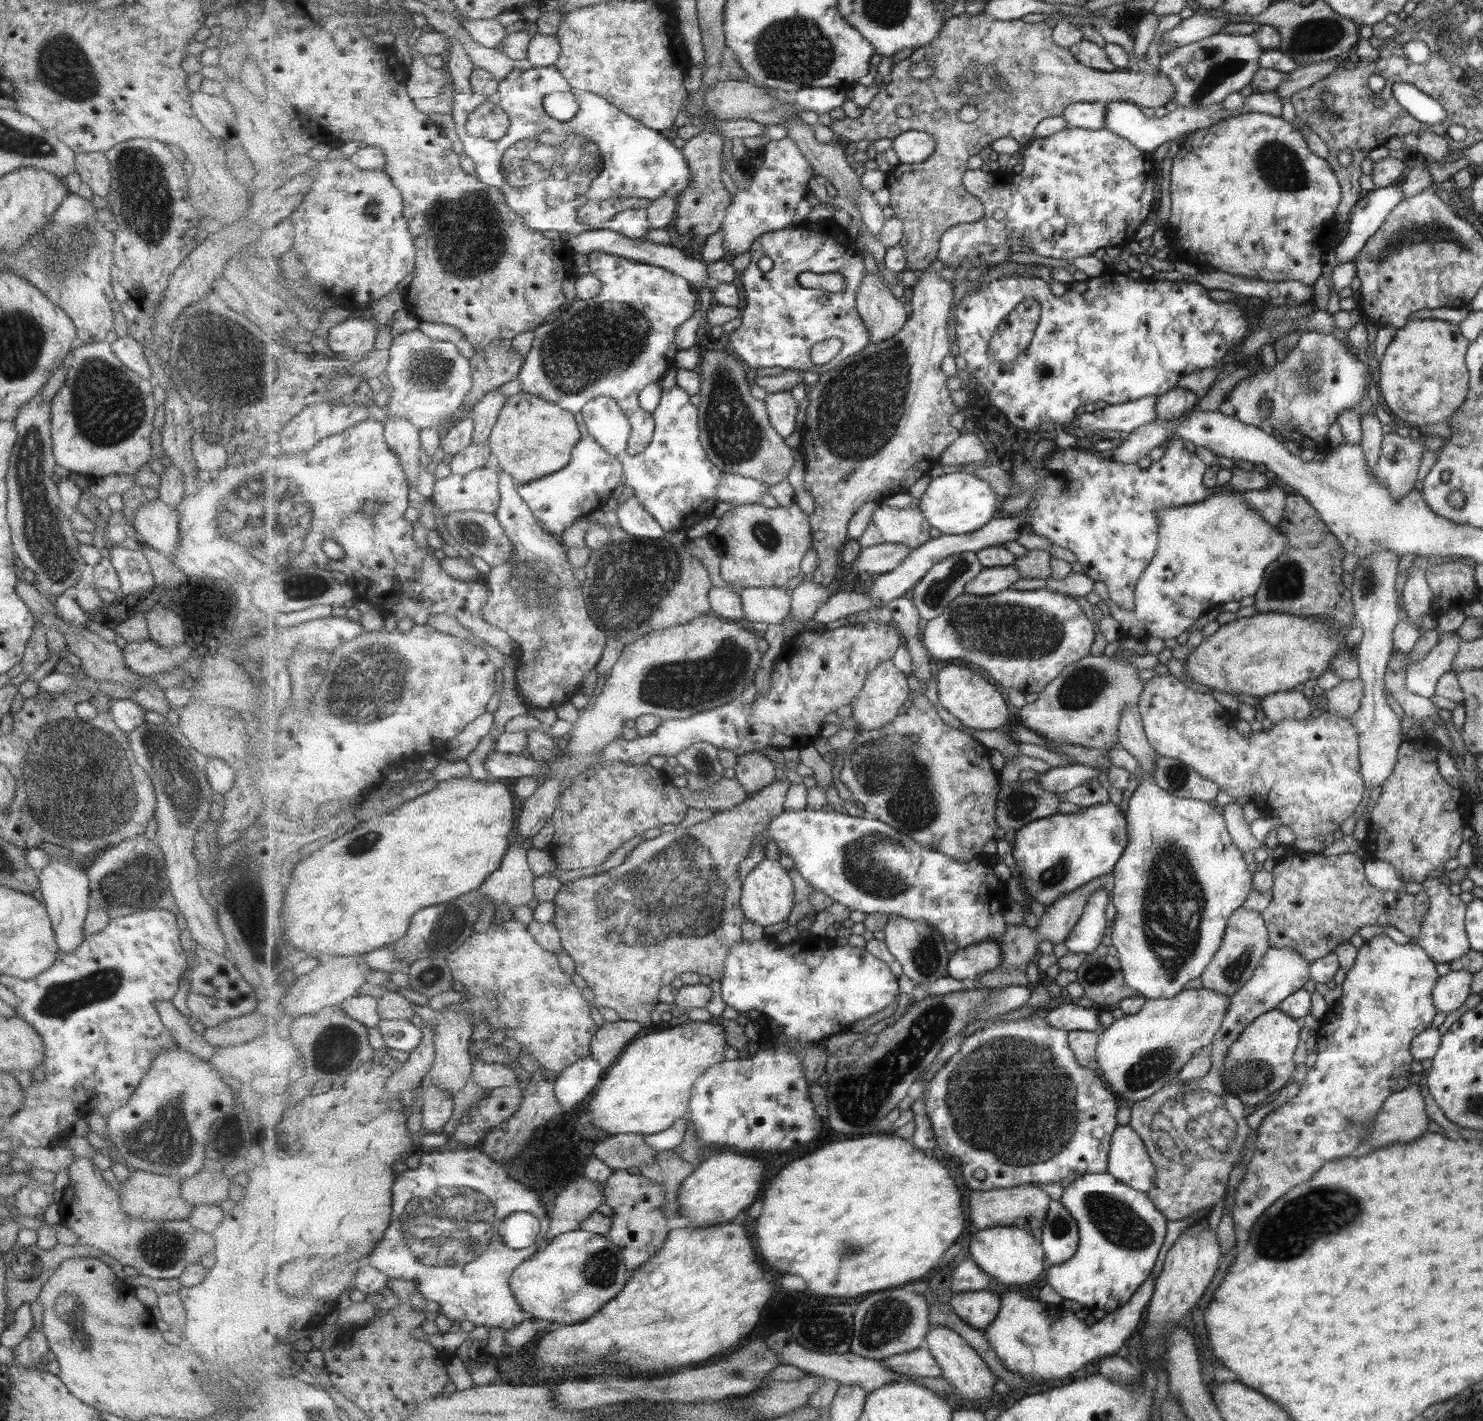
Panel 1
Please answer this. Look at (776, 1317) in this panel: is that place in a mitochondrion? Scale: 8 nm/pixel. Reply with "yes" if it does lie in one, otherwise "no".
no

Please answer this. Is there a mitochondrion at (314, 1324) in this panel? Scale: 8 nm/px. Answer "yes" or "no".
no

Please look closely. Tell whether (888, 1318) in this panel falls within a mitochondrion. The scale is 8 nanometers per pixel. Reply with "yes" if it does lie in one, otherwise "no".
yes

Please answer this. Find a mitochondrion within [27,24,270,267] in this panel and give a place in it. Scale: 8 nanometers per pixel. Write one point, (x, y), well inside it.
(60, 62)

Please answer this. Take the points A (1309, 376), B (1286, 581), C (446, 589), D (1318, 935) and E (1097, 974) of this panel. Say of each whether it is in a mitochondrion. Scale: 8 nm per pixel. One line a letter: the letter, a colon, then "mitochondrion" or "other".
A: mitochondrion
B: mitochondrion
C: other
D: mitochondrion
E: mitochondrion

